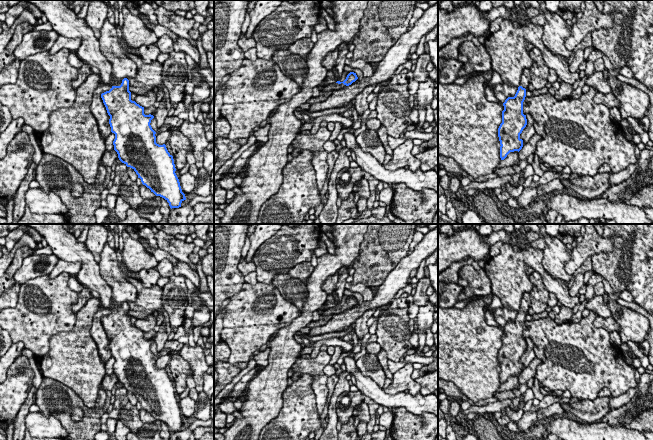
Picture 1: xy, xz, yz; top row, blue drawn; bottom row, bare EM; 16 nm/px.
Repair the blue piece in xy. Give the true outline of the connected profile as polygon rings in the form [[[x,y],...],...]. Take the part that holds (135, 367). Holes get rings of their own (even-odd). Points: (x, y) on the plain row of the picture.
[[[26,224],[35,229],[41,237],[45,238],[48,246],[52,248],[53,255],[67,262],[80,262],[81,269],[76,275],[77,280],[87,289],[99,293],[100,306],[110,309],[112,312],[101,318],[101,322],[110,340],[109,348],[111,356],[115,358],[113,365],[114,374],[118,378],[119,384],[127,391],[132,392],[143,409],[151,414],[156,420],[164,422],[170,432],[179,432],[186,424],[182,416],[179,403],[175,397],[176,392],[173,380],[168,376],[166,369],[156,367],[156,356],[150,347],[153,339],[145,339],[144,331],[131,324],[129,315],[129,304],[124,302],[122,306],[112,302],[112,289],[104,281],[99,272],[99,265],[95,261],[93,254],[86,248],[85,243],[63,228],[62,224]]]

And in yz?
[[[525,292],[515,320],[508,321],[503,327],[502,347],[498,352],[501,384],[504,384],[510,376],[519,376],[523,371],[520,358],[527,349],[526,339],[523,338],[523,326],[530,303],[530,293]]]

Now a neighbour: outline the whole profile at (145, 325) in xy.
[[[153,315],[145,317],[144,319],[139,318],[134,325],[144,332],[149,332],[153,330],[156,325],[156,318]]]

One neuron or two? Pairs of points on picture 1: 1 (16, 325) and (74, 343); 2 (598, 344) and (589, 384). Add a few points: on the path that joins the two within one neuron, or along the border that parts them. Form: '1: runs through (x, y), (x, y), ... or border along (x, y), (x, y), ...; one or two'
1: border along (73, 325), (50, 338), (49, 349), (42, 357); two
2: runs through (595, 354), (595, 372), (593, 374); one

